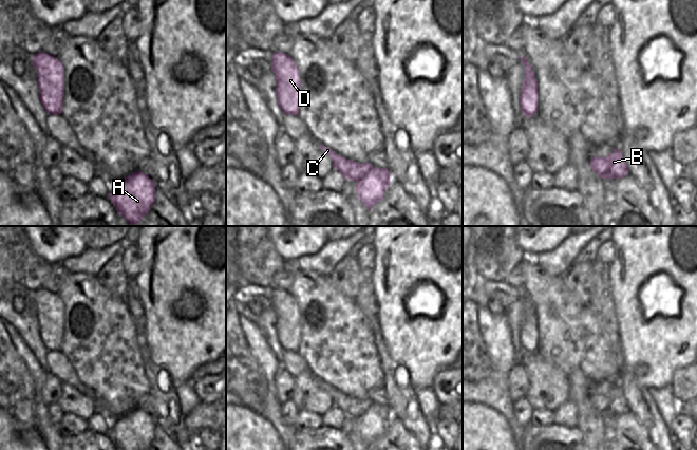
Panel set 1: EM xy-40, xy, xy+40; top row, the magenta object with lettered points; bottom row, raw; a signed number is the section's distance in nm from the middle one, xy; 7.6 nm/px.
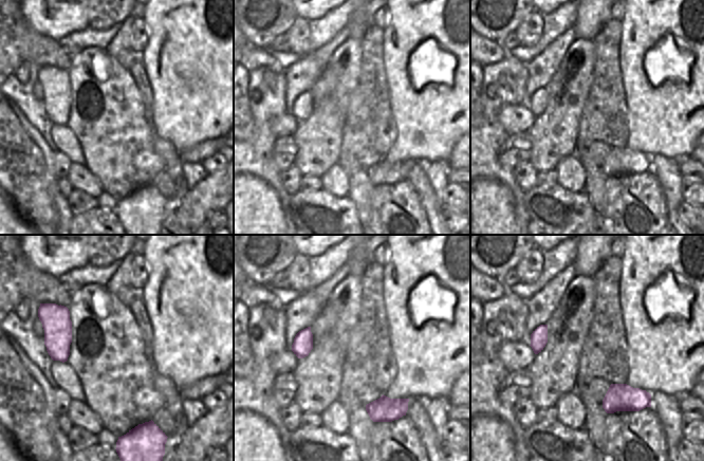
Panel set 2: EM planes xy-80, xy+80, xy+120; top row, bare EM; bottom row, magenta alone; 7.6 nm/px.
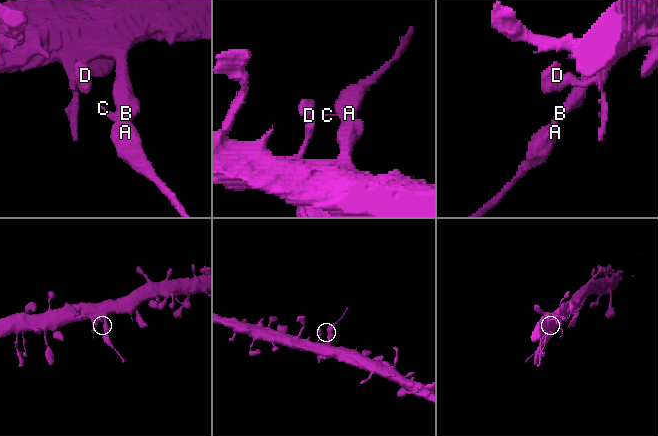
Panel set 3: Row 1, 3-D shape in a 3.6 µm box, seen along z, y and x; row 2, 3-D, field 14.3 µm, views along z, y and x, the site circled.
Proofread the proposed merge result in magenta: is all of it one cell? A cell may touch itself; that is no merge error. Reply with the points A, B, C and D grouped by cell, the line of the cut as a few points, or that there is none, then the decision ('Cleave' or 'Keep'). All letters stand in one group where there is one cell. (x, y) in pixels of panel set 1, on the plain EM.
Groups: A / B C D. Split along xy (374, 404), (356, 417). Cleave

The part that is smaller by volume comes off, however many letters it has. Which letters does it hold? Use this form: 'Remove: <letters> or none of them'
Remove: A

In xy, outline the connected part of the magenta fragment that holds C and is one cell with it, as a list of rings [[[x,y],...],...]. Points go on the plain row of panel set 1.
[[[320,381],[320,385],[324,390],[331,393],[334,405],[336,405],[345,415],[351,417],[359,417],[363,415],[375,405],[368,398],[359,400],[340,392],[336,392],[332,386],[323,381]]]

